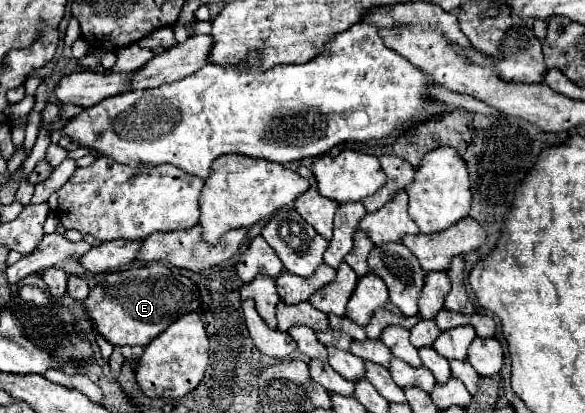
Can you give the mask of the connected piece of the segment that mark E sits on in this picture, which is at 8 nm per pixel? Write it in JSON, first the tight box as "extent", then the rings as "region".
{"extent":[85,264,199,346],"region":[[[147,264],[143,268],[129,268],[109,272],[85,298],[85,312],[93,328],[113,346],[147,346],[169,324],[183,314],[199,308],[199,296],[191,280],[183,278],[179,270],[163,264]]]}

